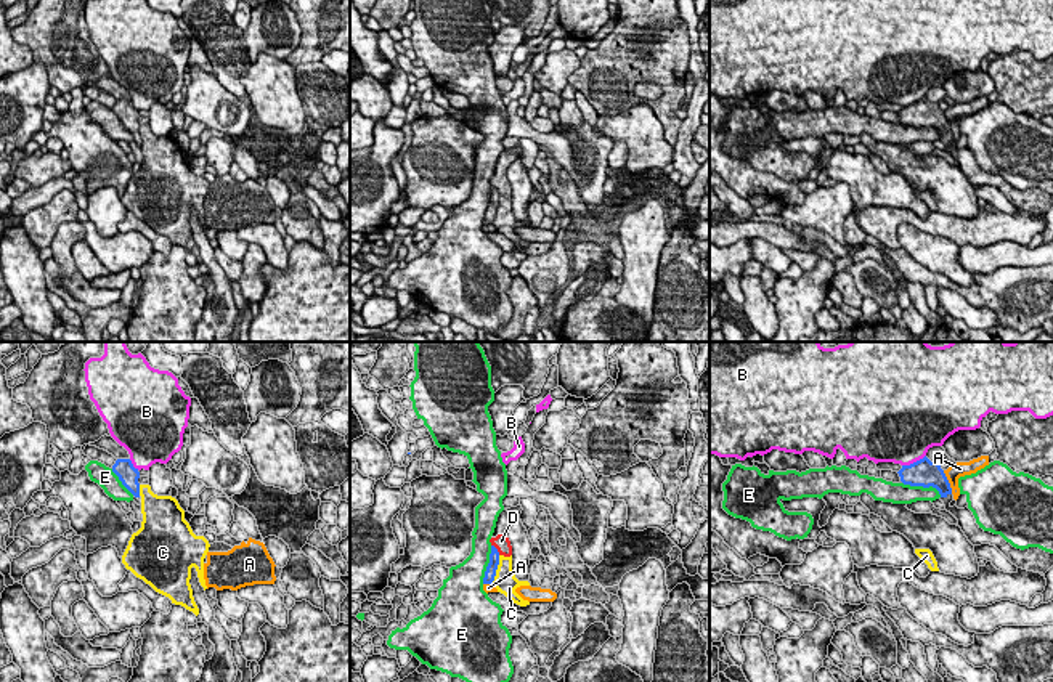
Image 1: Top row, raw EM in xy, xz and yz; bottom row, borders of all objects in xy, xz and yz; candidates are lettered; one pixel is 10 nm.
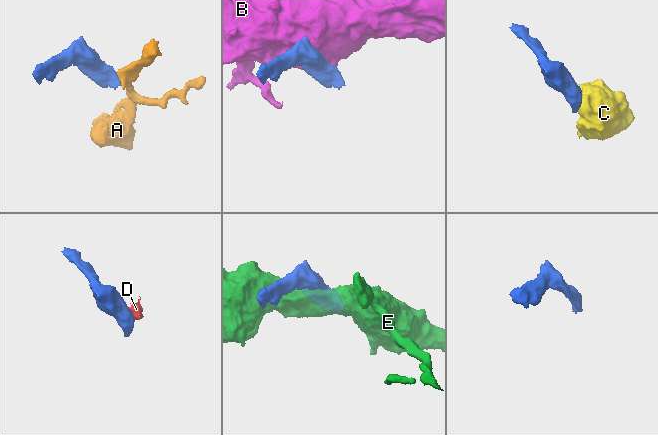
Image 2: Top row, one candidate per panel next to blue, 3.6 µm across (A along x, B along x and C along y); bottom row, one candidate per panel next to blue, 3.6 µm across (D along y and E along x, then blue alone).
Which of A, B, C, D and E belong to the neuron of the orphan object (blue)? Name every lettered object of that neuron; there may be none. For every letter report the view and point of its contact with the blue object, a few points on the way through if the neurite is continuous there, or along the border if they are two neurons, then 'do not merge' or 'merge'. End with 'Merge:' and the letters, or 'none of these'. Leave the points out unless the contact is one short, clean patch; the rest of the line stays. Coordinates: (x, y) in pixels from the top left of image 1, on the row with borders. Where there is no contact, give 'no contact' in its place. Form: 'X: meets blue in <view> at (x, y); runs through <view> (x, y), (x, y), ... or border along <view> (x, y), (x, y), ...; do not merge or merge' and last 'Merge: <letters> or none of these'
A: meets blue in yz at (947, 482); border along yz (943, 470), (952, 493); do not merge
B: meets blue in yz at (914, 462); do not merge
C: meets blue in xz at (496, 568); border along xz (500, 556), (491, 583); do not merge
D: meets blue in xz at (496, 549); border along xz (491, 544), (500, 554); do not merge
E: meets blue in yz at (923, 487); do not merge
Merge: none of these

